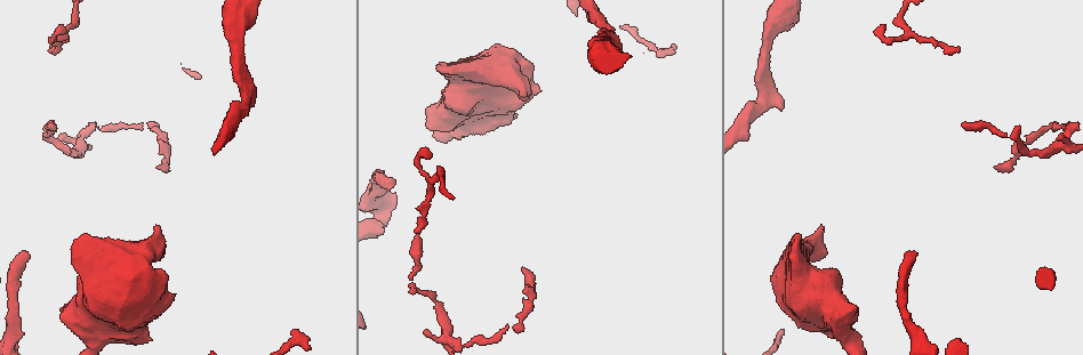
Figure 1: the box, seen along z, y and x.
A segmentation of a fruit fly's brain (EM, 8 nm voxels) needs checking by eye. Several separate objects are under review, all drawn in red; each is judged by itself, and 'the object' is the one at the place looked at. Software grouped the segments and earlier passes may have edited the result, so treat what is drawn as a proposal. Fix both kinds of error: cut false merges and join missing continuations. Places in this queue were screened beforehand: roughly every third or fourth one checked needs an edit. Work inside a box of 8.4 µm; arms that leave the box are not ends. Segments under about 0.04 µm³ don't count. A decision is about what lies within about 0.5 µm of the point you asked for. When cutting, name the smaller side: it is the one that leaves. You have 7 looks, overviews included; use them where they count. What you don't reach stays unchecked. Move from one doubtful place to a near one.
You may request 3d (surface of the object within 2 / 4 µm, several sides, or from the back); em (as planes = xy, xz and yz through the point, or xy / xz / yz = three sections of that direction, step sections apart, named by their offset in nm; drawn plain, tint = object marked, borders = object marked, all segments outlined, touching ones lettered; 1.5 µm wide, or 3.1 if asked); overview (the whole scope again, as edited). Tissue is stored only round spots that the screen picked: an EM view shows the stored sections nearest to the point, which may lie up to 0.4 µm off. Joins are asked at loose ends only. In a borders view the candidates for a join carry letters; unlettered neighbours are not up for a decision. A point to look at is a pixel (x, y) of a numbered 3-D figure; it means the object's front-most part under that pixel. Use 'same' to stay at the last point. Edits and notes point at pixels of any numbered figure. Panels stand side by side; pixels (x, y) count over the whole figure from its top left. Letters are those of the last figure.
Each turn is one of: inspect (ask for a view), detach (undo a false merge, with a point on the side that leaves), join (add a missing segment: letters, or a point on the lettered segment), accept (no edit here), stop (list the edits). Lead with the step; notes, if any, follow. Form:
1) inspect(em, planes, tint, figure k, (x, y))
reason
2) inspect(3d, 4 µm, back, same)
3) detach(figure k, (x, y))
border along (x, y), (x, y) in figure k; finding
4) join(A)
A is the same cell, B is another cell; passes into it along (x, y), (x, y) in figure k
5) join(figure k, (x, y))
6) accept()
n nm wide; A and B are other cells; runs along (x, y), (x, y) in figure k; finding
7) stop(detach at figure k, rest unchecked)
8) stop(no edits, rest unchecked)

inspect(3d, 2 µm, figure 1, (917, 255))
branch stops here

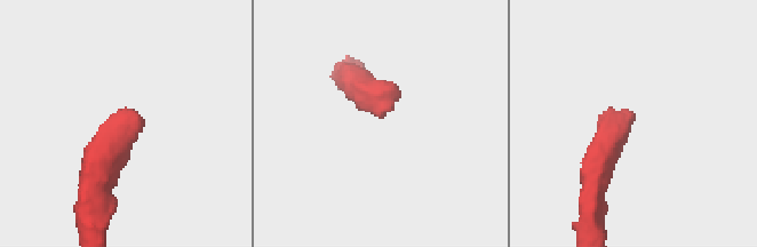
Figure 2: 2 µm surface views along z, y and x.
inspect(em, planes, tint, figure 2, (129, 113))

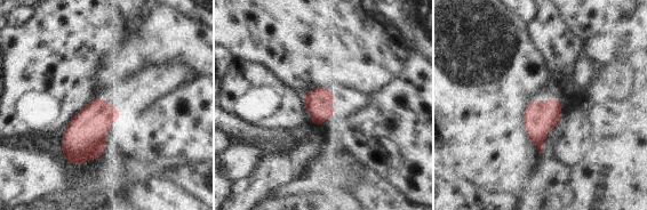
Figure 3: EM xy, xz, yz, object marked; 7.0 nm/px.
inspect(em, planes, borders, same)

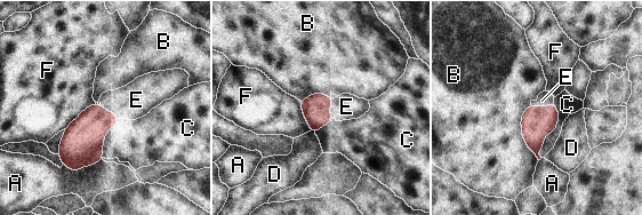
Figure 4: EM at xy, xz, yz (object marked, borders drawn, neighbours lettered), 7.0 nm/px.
join(E)
180 nm wide; E is the same cell, A, B, C, D and F are other cells; passes into it along (537, 122), (542, 108), (545, 98) in figure 4; it goes on there

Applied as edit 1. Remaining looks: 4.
inspect(overview)
redraw

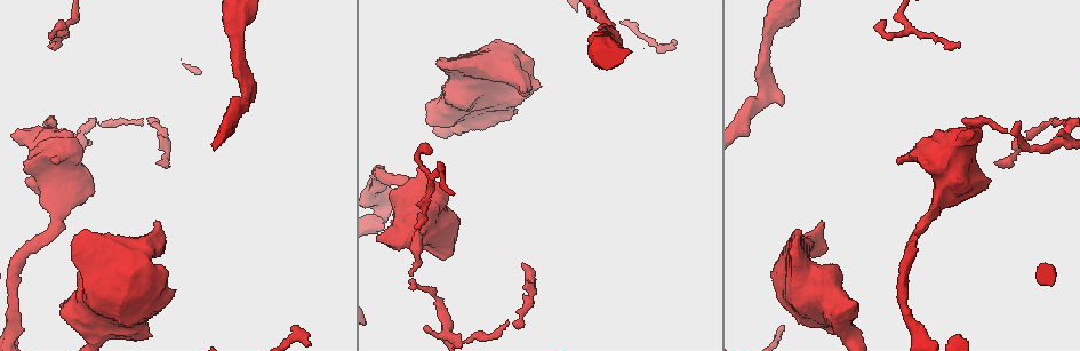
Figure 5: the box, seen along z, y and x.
inspect(em, planes, borders, figure 5, (1059, 135))
an open end

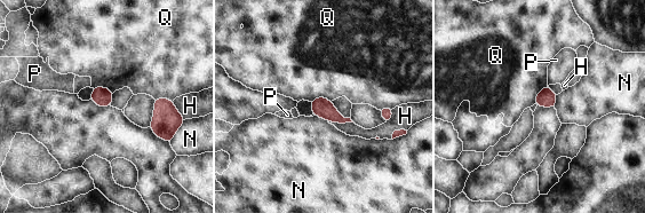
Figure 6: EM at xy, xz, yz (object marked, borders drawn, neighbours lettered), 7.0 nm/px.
accept()
H, N, P and Q are other cells; border along (310, 101), (326, 97), (331, 102) in figure 6; none of them fits

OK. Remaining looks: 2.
stop(join at figure 4, rest unchecked)

